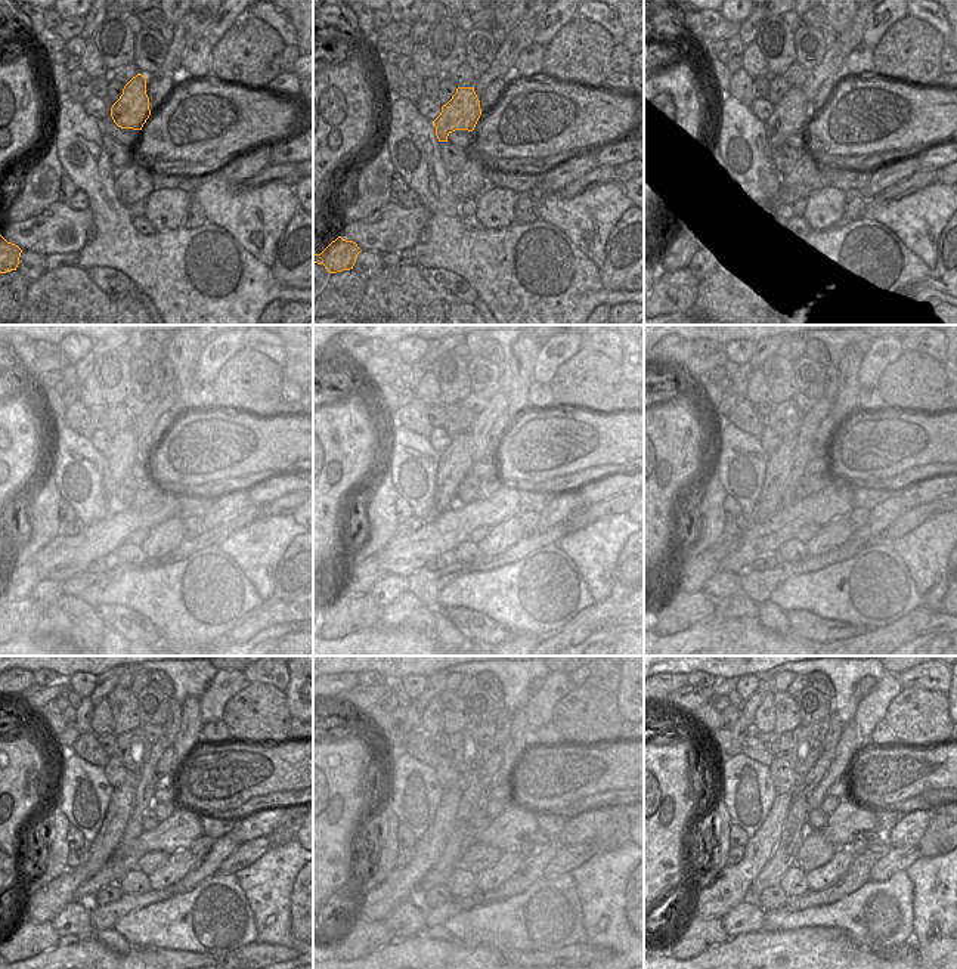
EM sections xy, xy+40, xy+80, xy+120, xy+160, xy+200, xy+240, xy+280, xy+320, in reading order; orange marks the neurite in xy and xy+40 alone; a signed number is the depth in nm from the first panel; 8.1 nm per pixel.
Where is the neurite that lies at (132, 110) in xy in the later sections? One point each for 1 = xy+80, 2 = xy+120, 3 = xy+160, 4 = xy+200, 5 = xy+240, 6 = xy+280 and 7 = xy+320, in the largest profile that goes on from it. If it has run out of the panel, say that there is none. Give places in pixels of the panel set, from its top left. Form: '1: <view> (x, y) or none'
1: xy+80 (789, 114)
2: xy+120 (123, 452)
3: xy+160 (455, 463)
4: xy+200 (780, 464)
5: xy+240 (45, 904)
6: xy+280 (400, 884)
7: xy+320 (730, 887)

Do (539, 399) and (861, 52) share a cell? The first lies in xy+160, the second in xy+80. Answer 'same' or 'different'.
same

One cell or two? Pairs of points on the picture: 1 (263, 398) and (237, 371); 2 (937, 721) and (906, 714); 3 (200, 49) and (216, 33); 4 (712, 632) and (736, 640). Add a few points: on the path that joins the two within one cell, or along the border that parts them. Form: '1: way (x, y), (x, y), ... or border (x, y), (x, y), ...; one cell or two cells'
1: way (259, 390), (244, 378); one cell
2: way (929, 721), (913, 715); one cell
3: border (204, 36), (211, 46); two cells
4: way (718, 638), (730, 640); one cell

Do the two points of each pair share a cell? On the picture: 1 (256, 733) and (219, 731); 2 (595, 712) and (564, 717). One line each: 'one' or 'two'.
1: two
2: one

